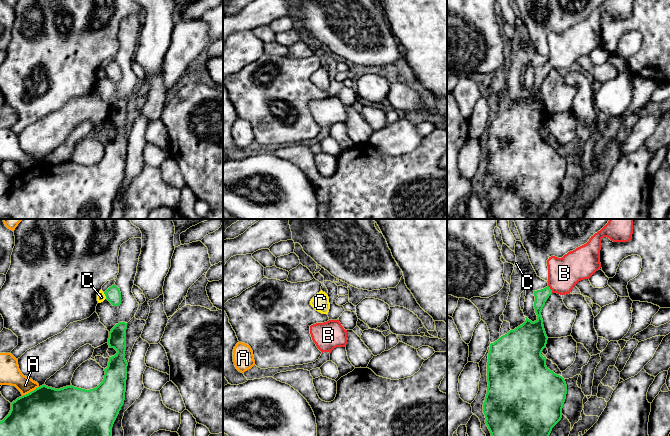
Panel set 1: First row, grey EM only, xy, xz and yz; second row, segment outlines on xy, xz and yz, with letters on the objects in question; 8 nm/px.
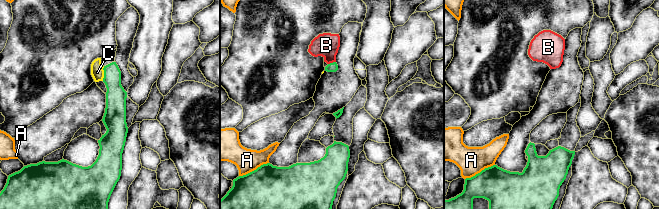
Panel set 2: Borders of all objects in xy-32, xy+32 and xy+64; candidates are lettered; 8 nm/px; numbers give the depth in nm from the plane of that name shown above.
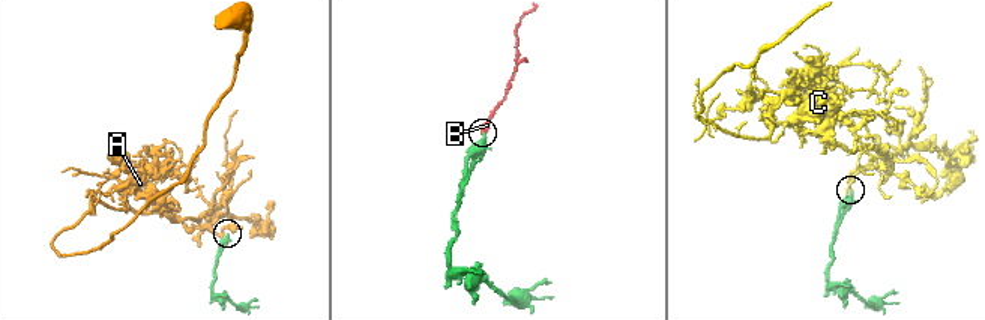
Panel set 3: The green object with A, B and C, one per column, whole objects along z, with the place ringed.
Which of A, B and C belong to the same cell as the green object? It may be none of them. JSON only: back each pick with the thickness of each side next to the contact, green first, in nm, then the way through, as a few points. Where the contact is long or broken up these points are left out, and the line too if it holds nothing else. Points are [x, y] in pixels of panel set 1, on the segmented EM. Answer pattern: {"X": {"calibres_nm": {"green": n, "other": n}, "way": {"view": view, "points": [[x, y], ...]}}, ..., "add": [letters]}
{"B": {"calibres_nm": {"green": 110, "other": 260}, "way": {"view": "yz", "points": [[541, 296], [550, 289], [564, 273]]}}, "add": ["B"]}

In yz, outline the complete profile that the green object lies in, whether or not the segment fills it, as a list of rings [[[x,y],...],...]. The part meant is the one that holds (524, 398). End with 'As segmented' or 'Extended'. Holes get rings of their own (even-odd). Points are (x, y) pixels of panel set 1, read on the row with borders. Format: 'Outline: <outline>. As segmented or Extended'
Outline: [[[610,219],[586,244],[568,252],[562,258],[549,257],[548,286],[534,291],[537,320],[532,322],[525,317],[522,325],[490,344],[488,387],[483,413],[491,436],[549,436],[552,428],[561,420],[567,385],[562,376],[547,368],[546,357],[541,355],[548,340],[541,316],[542,309],[552,293],[569,294],[579,281],[589,279],[601,268],[600,250],[604,237],[613,242],[628,242],[632,239],[632,234],[633,219]]]. Extended

